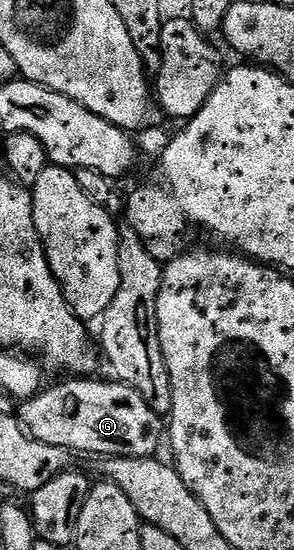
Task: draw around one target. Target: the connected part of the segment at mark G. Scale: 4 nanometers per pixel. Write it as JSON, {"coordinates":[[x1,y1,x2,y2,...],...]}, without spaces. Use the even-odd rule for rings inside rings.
{"coordinates":[[70,377,67,378,67,383,58,383,55,387,47,386,45,389,38,392,38,394,31,397,31,399,21,400,20,409,17,408,16,414,19,423,29,431,34,439,44,441,44,445,52,445,53,447,62,447,64,450,77,453,77,451,87,451,90,455,98,455,97,457,121,457,123,459,149,459,157,456,158,446,163,446,164,443,164,419,163,416,156,413,156,409,152,409,152,405,148,405,148,401,144,401,144,397,140,397,140,393,136,393,136,389,132,389,126,383,119,383,117,381,109,381,105,383,99,377]]}

